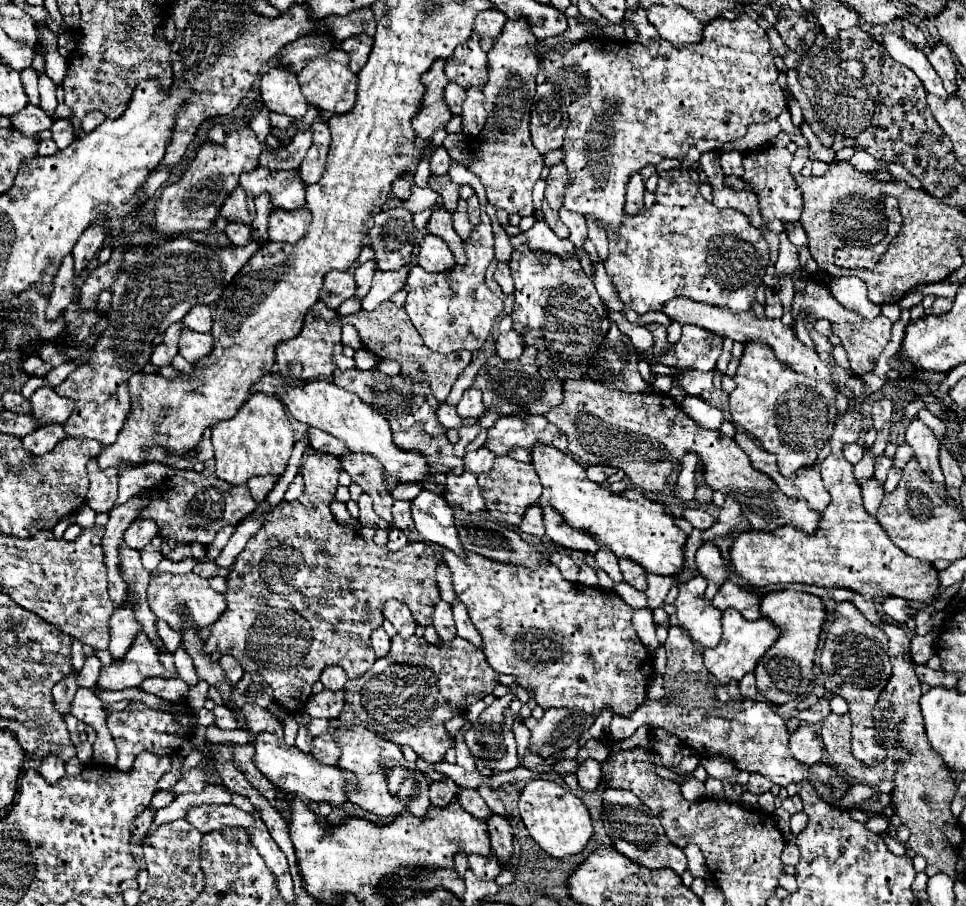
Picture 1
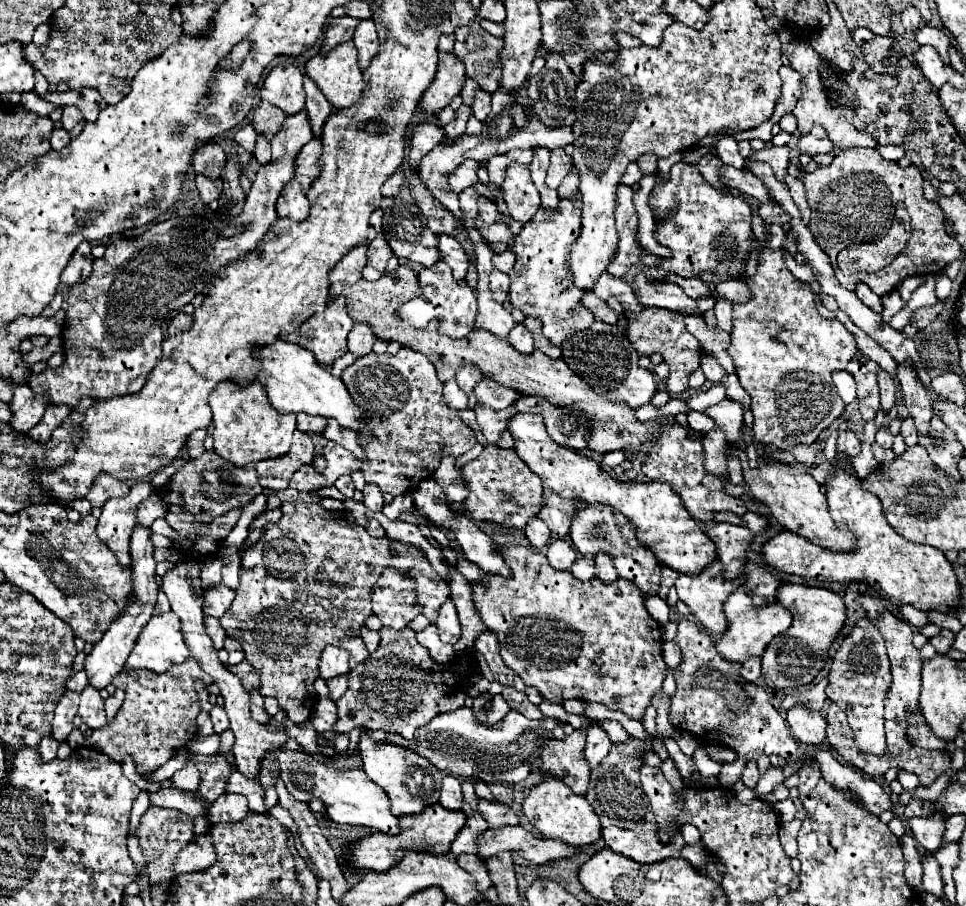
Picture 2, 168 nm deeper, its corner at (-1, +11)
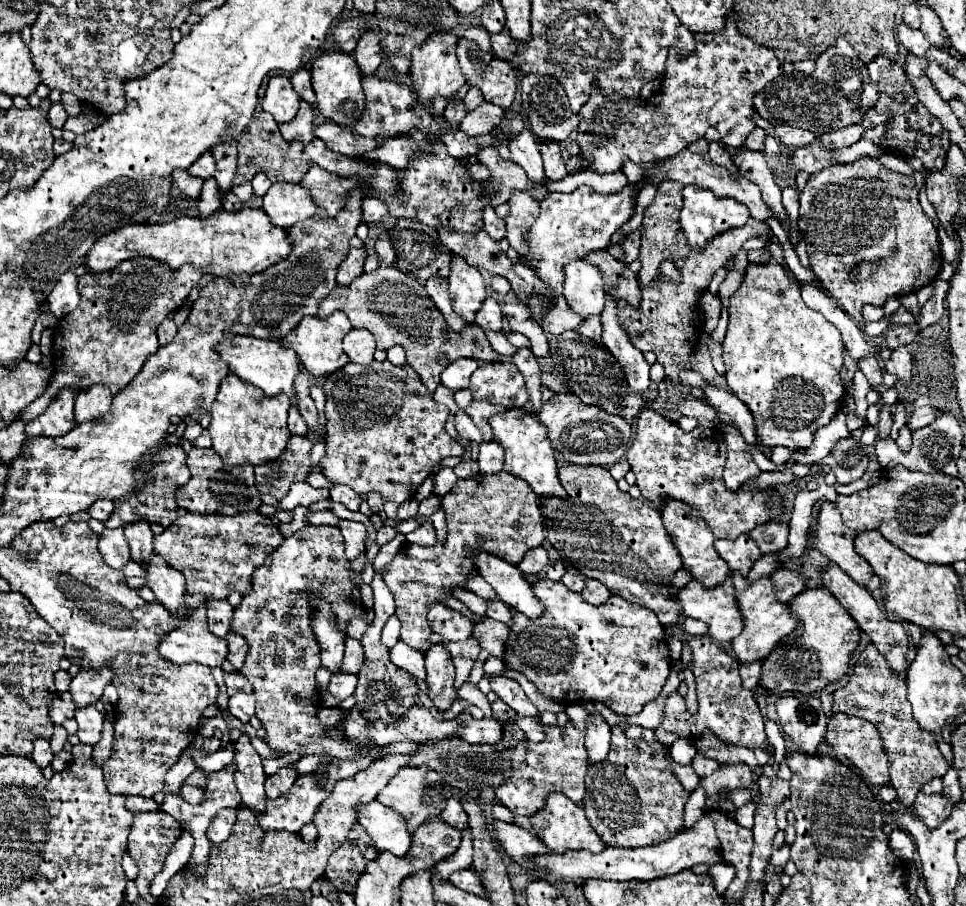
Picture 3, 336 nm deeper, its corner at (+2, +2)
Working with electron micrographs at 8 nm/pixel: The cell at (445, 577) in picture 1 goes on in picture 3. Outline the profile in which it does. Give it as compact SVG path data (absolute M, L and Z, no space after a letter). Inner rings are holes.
M484 618L482 622L474 624L472 636L480 642L484 650L490 652L490 656L504 662L504 638L508 638L508 630L510 628L506 624L492 618Z

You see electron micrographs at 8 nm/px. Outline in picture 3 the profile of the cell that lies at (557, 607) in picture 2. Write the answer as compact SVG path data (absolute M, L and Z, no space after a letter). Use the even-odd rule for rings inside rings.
M548 578L532 584L536 596L546 606L544 616L530 620L520 612L514 612L514 626L510 628L510 638L506 640L506 666L522 672L536 688L556 700L556 702L602 702L618 714L640 714L644 704L654 700L670 674L670 650L666 642L664 628L660 626L656 614L642 606L626 602L622 596L612 594L602 606L592 606L562 582L552 582Z

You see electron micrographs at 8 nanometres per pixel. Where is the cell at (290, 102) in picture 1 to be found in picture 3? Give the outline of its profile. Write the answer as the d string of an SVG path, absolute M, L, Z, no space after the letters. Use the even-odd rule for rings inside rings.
M272 76L262 100L262 108L274 116L278 124L290 122L300 106L300 96L294 92L286 76Z

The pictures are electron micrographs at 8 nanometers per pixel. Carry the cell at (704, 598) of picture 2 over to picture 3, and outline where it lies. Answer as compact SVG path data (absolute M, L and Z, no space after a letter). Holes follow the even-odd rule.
M726 578L726 582L716 586L716 588L706 588L706 586L702 586L702 582L692 580L692 582L688 582L686 588L682 588L676 594L676 602L682 606L684 616L706 622L708 628L710 628L708 634L716 642L730 642L742 632L742 626L744 626L742 614L740 614L740 608L738 608L738 602L736 602L734 596L736 596L736 592L734 592L734 586L732 586L732 578Z

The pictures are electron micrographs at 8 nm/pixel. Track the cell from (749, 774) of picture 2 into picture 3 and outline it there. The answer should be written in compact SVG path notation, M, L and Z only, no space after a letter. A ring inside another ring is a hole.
M722 764L716 774L702 778L700 784L708 796L717 794L720 788L752 788L754 796L758 796L758 786L752 782L752 772L746 764Z

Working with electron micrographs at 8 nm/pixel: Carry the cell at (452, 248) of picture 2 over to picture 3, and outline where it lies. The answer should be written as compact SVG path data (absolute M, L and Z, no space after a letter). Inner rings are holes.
M454 256L448 284L454 312L472 324L476 312L484 304L484 298L488 298L482 274L474 266L466 264L460 256Z

